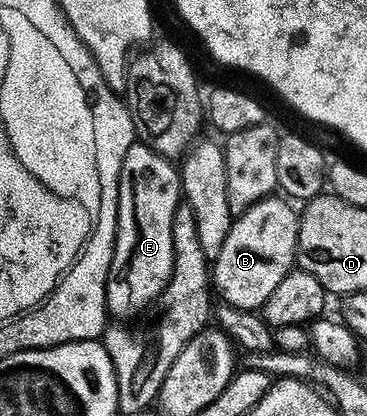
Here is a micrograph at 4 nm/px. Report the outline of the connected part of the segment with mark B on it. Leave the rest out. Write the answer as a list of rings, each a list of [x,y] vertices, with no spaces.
[[[269,197],[249,207],[243,215],[233,222],[230,237],[226,237],[226,245],[222,245],[222,253],[214,261],[214,287],[225,304],[239,310],[259,312],[266,301],[270,301],[270,293],[282,285],[282,281],[297,266],[296,245],[300,232],[300,215],[287,198]]]

